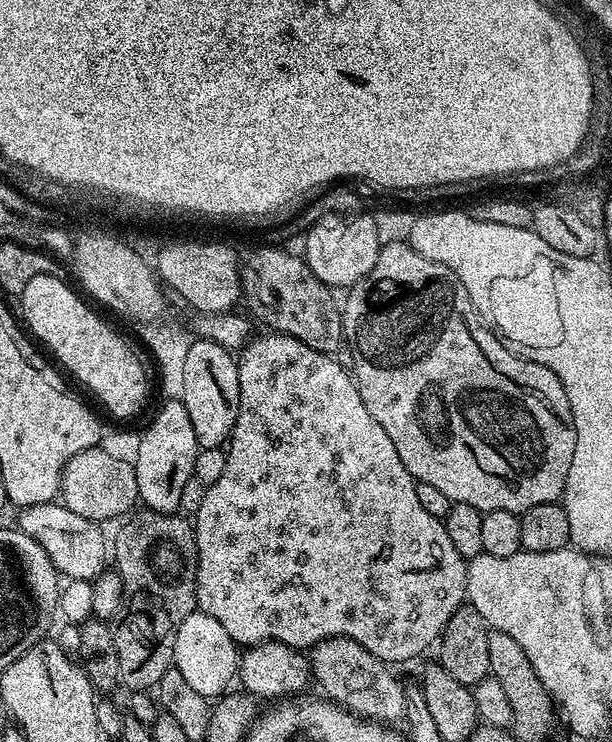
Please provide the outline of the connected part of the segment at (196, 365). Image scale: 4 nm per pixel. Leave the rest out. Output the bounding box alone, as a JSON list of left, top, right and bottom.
[184,338,240,448]

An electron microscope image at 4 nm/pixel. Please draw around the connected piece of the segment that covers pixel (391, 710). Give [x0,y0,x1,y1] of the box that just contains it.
[310,636,408,726]

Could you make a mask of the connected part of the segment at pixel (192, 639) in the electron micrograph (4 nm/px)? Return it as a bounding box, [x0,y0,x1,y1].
[170,611,238,698]

